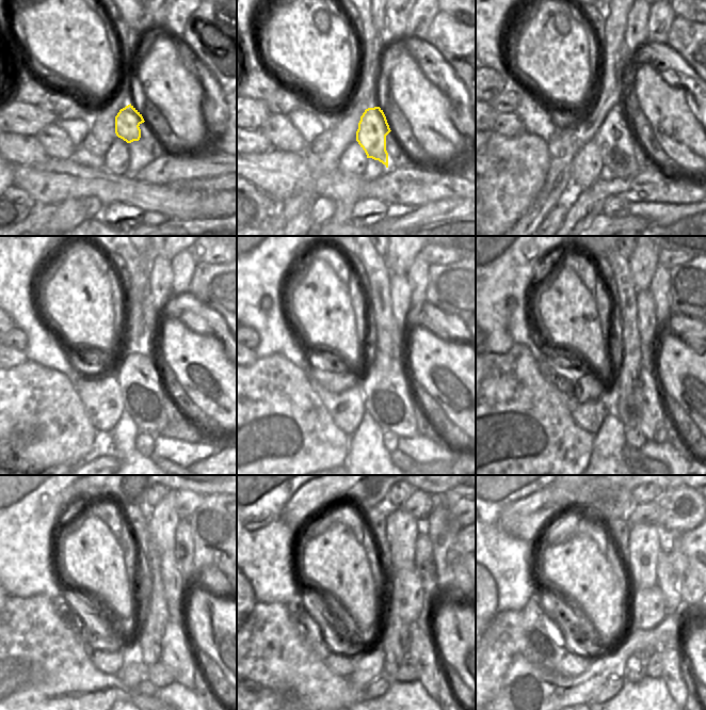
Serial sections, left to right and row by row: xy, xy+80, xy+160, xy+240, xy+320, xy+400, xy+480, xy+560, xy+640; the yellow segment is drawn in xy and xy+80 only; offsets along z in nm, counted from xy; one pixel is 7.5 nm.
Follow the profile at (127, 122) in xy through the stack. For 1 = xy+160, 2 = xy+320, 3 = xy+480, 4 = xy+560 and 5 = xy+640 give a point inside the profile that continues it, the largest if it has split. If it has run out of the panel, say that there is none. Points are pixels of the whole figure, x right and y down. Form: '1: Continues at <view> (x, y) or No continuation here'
1: Continues at xy+160 (615, 139)
2: Continues at xy+320 (390, 396)
3: Continues at xy+480 (178, 653)
4: Continues at xy+560 (422, 647)
5: Continues at xy+640 (676, 675)

